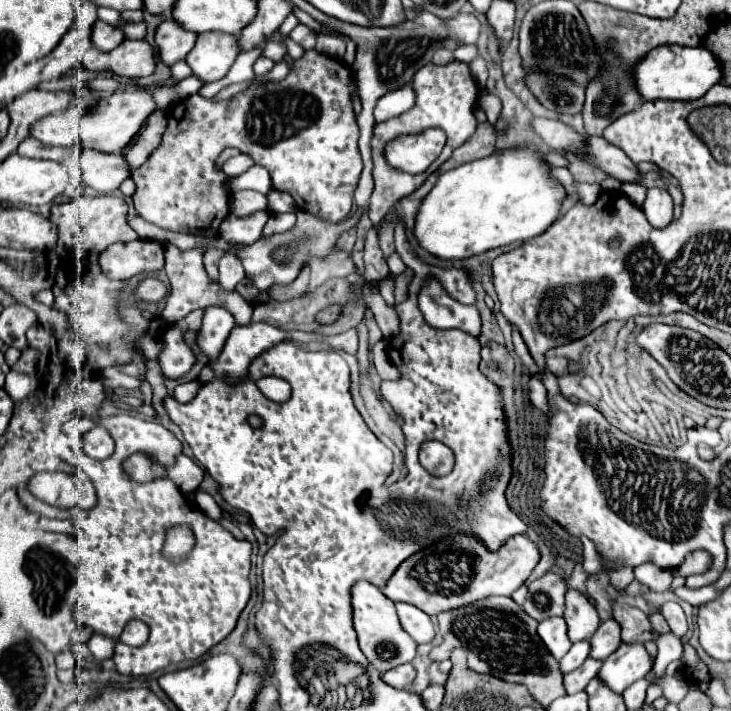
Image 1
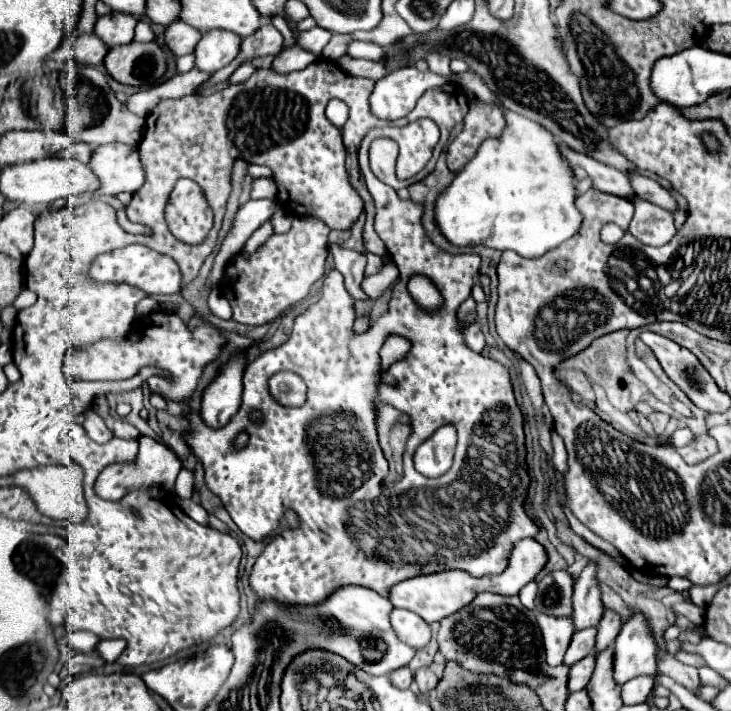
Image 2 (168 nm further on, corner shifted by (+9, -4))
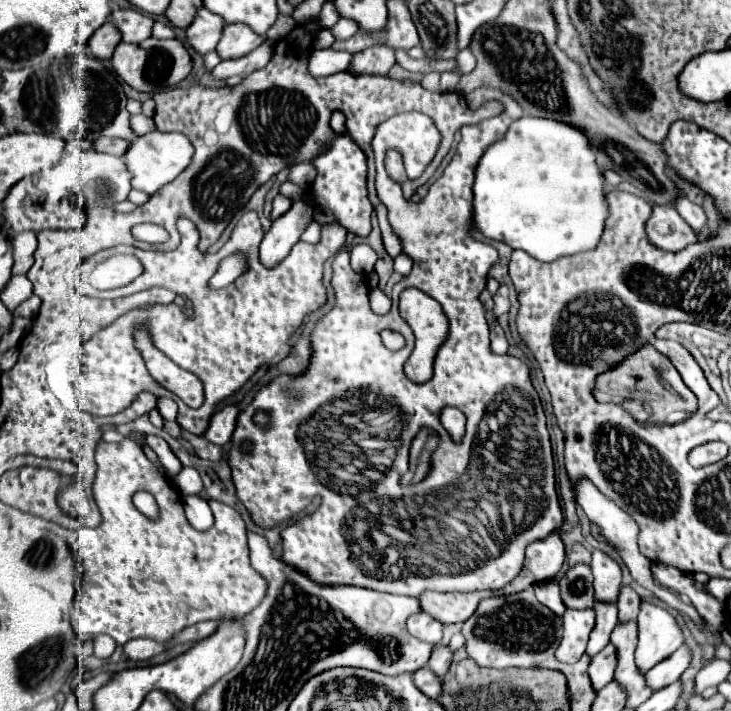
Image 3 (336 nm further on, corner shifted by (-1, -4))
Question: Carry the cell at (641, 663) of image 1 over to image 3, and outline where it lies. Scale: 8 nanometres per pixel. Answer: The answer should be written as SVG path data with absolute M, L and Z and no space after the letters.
M642 602L638 614L636 666L644 674L682 646L682 632L674 616L654 604Z

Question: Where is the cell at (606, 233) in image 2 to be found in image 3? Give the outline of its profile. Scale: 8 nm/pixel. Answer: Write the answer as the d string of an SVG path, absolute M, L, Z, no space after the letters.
M652 206L652 216L646 222L646 238L650 244L678 252L688 244L696 242L696 232L680 218L680 214L672 206Z

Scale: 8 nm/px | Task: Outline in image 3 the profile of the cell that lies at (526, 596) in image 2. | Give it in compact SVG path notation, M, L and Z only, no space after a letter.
M552 578L548 582L542 582L542 584L536 584L534 586L536 590L536 598L540 604L544 604L546 608L550 608L554 614L562 616L562 612L566 610L562 600L560 600L560 592L558 592L558 580Z

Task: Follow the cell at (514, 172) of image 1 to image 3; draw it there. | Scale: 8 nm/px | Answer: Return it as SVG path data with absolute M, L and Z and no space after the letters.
M522 116L508 128L502 140L490 144L476 166L472 192L474 226L486 238L504 242L510 248L520 248L542 262L594 248L602 236L604 220L608 216L602 170L598 168L596 156L590 152L586 138L576 128L546 118Z

